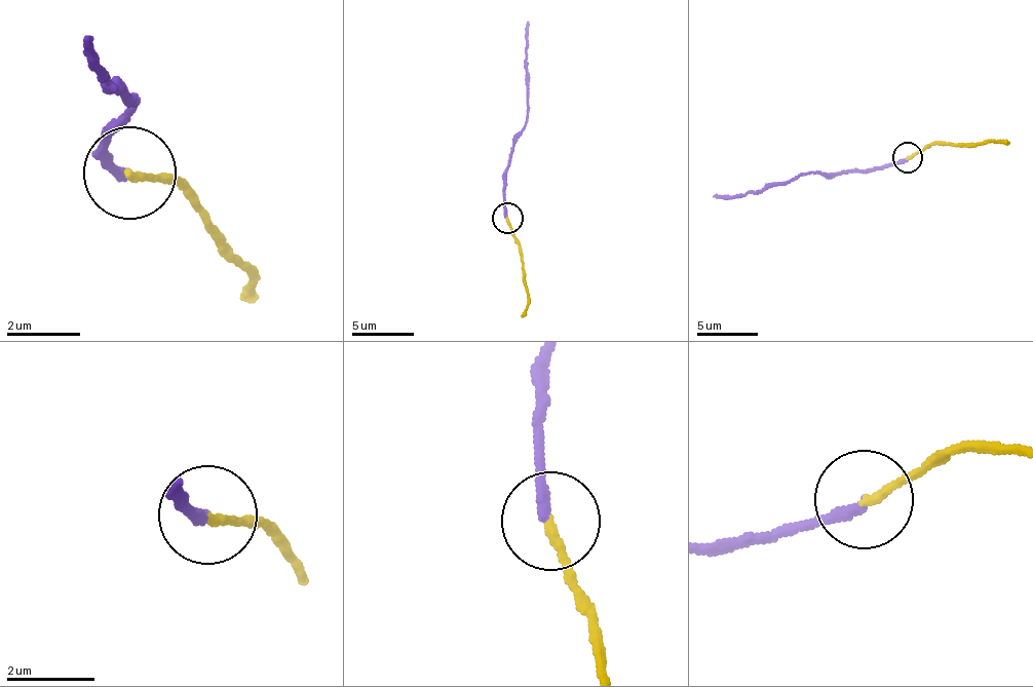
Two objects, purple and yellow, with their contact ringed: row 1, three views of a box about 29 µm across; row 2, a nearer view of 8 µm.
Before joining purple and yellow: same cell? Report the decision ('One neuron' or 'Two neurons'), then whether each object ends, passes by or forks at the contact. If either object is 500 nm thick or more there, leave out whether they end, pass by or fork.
One neuron. At the ring purple ends. At the ring yellow ends

